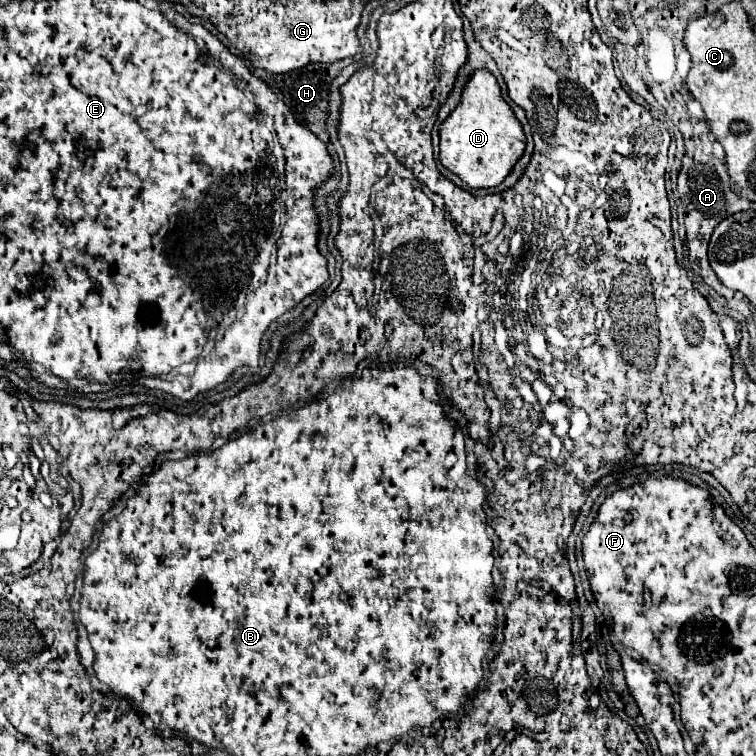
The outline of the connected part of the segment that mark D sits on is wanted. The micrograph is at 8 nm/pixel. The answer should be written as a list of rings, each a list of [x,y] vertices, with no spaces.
[[[487,70],[471,72],[457,108],[441,122],[441,164],[471,188],[495,188],[511,172],[525,150],[525,134],[513,110],[501,96],[501,88]]]

